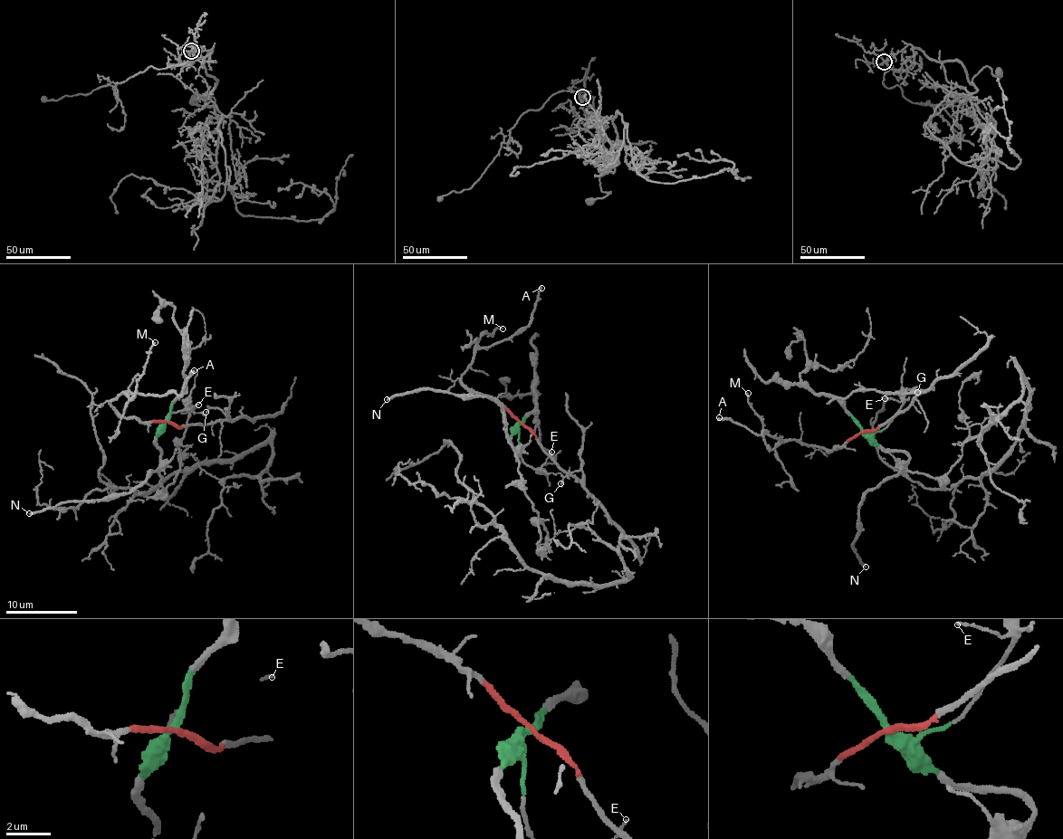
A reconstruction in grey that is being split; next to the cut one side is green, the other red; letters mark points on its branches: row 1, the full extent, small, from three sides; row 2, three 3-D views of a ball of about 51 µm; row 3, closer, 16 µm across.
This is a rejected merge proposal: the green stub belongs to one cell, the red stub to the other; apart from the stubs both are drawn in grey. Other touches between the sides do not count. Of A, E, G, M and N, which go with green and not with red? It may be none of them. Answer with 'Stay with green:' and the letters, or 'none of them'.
Stay with green: E, N

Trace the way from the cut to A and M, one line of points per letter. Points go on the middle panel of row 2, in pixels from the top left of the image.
A: (521, 424), (495, 402), (476, 394), (461, 381), (461, 374), (477, 348), (510, 339), (524, 329), (541, 288)
M: (521, 424), (490, 398), (474, 392), (461, 381), (461, 374), (480, 336), (502, 328)

